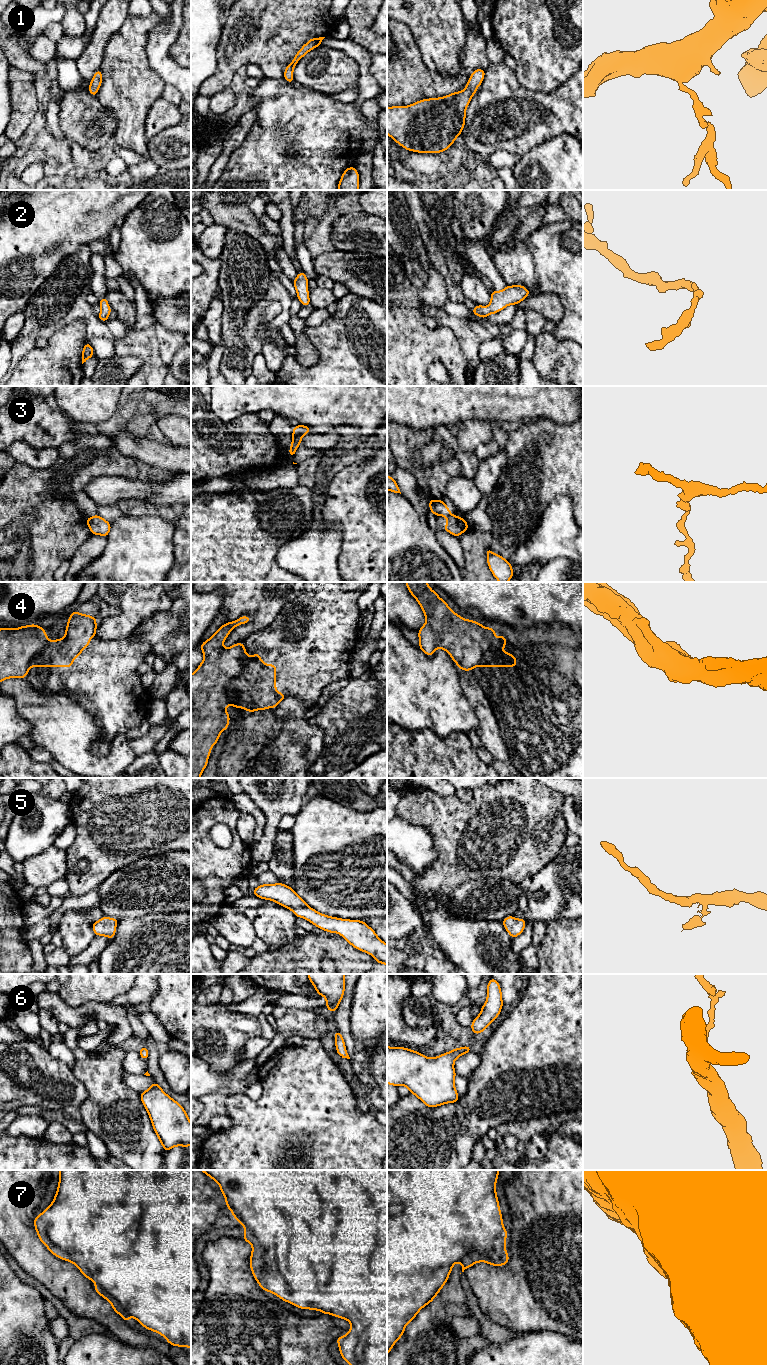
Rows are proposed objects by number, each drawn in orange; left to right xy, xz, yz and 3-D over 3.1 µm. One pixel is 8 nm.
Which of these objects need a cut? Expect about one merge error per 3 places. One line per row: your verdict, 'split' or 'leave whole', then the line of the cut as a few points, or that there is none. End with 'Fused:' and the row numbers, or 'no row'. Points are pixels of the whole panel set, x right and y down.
1: leave whole | no cut
2: leave whole | no cut
3: split | yz (452, 515), (447, 517)
4: split | xz (248, 656), (243, 670), (226, 687), (226, 697), (229, 703)
5: leave whole | no cut
6: leave whole | no cut
7: leave whole | no cut
Fused: 3, 4

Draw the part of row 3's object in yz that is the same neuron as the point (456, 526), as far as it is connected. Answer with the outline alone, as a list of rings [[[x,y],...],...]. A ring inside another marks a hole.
[[[456,515],[447,517],[447,524],[447,526],[442,526],[442,529],[451,533],[455,537],[458,537],[469,529],[465,518],[461,518]]]

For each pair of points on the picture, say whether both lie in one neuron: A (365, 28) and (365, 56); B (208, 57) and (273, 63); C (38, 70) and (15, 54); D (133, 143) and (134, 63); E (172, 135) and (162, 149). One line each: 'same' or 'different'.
A: different
B: different
C: same
D: same
E: same

